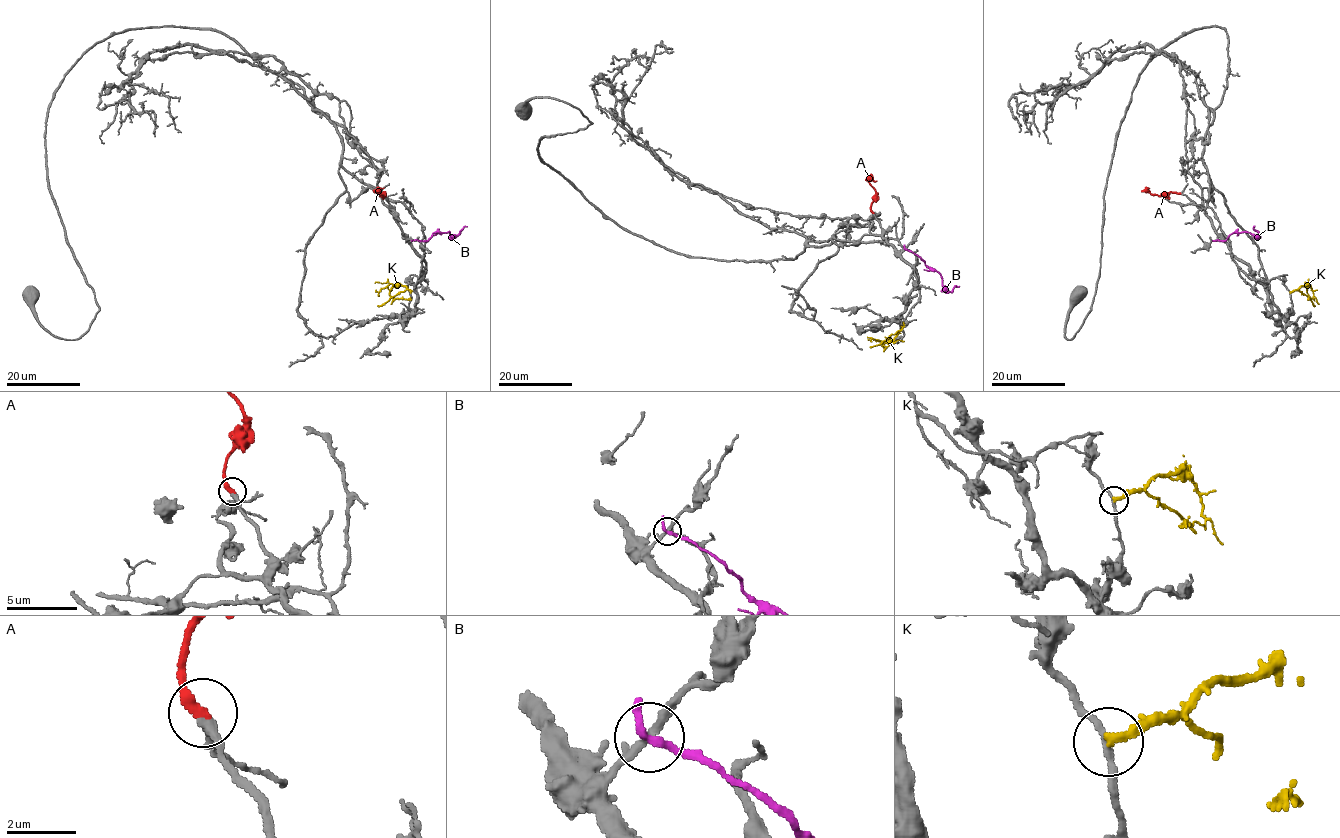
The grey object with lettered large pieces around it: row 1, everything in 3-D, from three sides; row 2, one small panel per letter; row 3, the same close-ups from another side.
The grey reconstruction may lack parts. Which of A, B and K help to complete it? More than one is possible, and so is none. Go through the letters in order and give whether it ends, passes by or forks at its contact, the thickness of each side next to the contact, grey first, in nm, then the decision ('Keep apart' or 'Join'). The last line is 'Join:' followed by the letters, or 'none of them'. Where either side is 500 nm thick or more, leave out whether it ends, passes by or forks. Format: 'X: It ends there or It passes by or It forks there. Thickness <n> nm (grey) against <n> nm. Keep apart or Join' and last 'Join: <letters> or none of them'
A: It ends there. Thickness 240 nm (grey) against 320 nm. Join
B: It ends there. Thickness 180 nm (grey) against 280 nm. Keep apart
K: It ends there. Thickness 190 nm (grey) against 240 nm. Keep apart
Join: A

